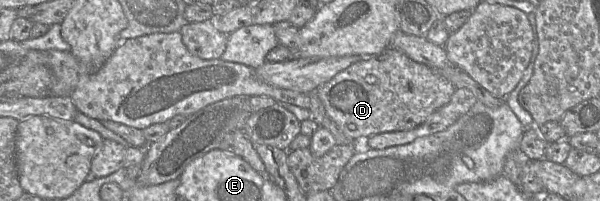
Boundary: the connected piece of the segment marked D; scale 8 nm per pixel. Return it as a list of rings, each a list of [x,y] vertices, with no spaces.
[[[386,48],[372,59],[356,62],[336,74],[331,80],[316,89],[326,113],[352,142],[380,133],[411,130],[424,123],[436,110],[446,105],[454,91],[453,84],[437,70],[418,63],[403,52]]]

